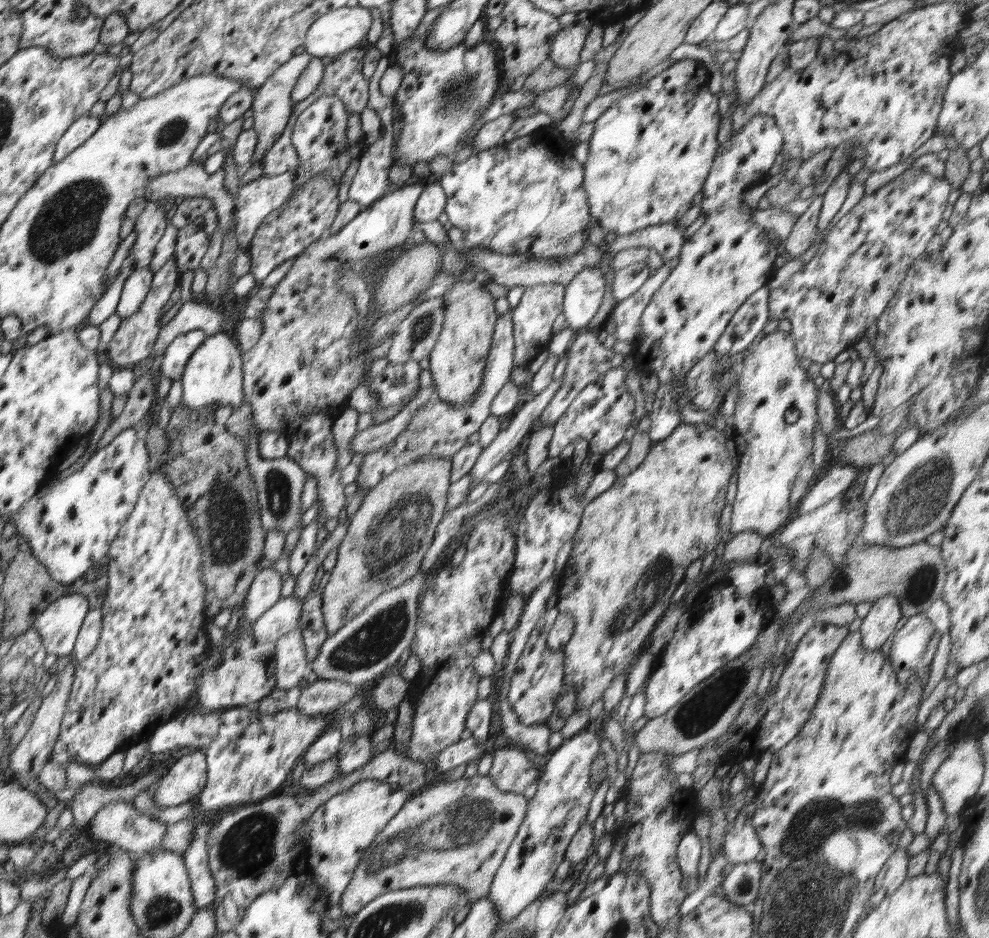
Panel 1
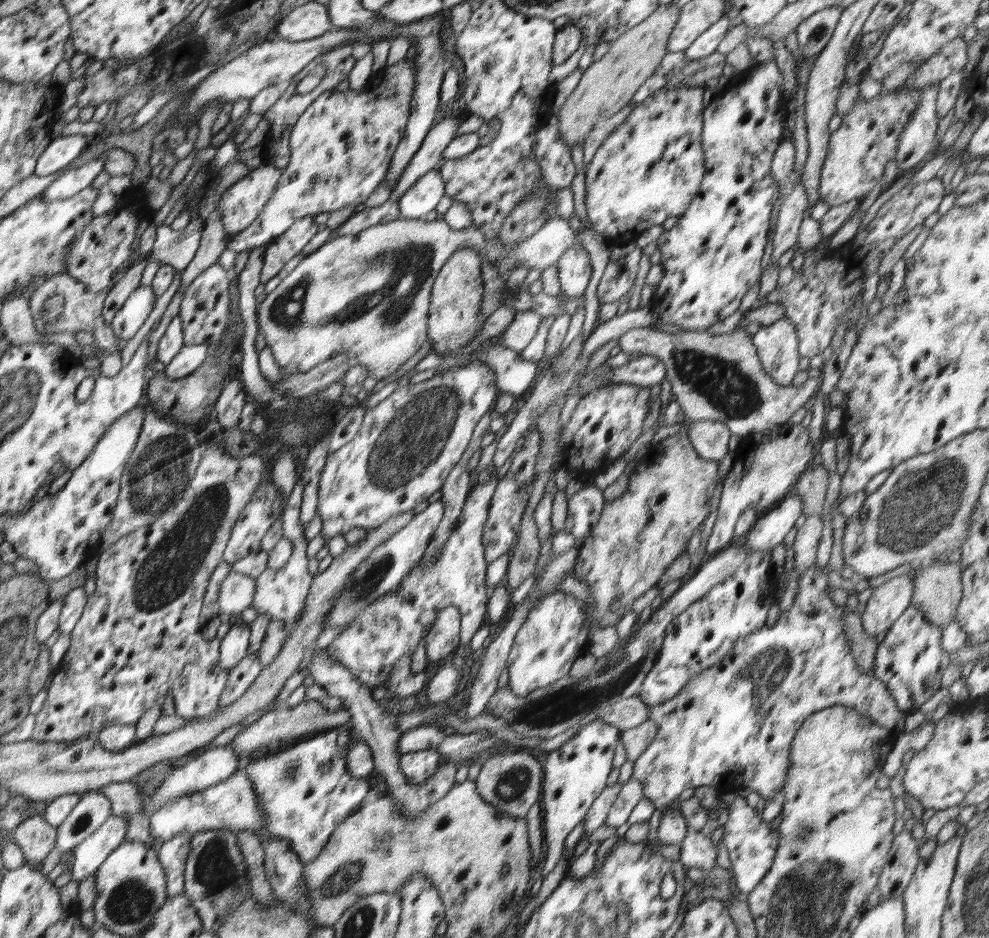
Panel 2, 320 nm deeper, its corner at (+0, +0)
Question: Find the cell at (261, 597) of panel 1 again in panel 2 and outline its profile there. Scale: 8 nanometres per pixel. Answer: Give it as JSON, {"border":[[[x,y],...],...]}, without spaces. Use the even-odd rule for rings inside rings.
{"border":[[[230,571],[224,575],[217,603],[221,612],[240,614],[251,605],[255,593],[255,578]]]}

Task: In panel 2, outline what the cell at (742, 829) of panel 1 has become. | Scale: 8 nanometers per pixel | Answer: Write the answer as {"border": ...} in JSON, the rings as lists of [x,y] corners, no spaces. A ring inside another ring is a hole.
{"border":[[[688,830],[681,840],[679,864],[686,869],[698,867],[707,872],[716,866],[718,849],[711,843],[711,837],[700,831]]]}

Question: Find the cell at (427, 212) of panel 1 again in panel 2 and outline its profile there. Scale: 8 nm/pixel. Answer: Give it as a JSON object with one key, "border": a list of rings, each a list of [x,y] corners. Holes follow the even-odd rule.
{"border":[[[436,169],[416,180],[397,200],[400,219],[422,219],[438,206],[445,195],[444,179]]]}

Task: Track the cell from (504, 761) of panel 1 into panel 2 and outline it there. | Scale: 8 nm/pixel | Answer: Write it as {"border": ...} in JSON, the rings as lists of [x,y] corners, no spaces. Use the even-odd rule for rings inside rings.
{"border":[[[524,752],[498,753],[482,763],[480,775],[476,778],[479,797],[511,818],[525,818],[534,803],[540,801],[544,770],[534,754]]]}

